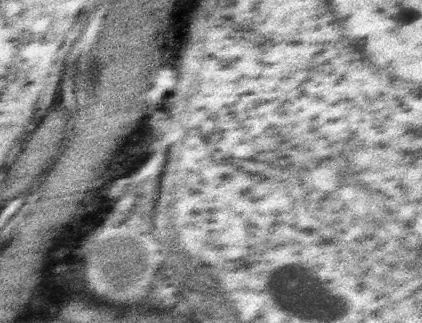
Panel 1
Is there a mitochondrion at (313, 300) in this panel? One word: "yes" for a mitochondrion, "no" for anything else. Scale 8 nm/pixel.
yes

